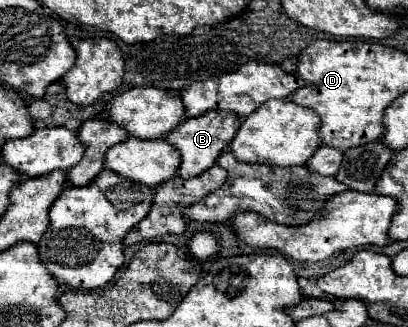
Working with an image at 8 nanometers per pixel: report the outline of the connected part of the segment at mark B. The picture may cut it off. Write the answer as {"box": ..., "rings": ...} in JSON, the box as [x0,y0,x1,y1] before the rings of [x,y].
{"box":[166,112,240,178],"rings":[[[210,112],[198,118],[186,118],[182,124],[176,126],[176,130],[172,130],[170,134],[166,134],[166,140],[170,140],[170,144],[178,146],[180,154],[182,154],[182,164],[178,170],[178,176],[182,178],[194,178],[202,172],[206,172],[208,168],[212,168],[218,160],[218,156],[222,154],[222,150],[230,148],[230,142],[234,140],[236,132],[240,128],[240,118],[234,112]]]}

